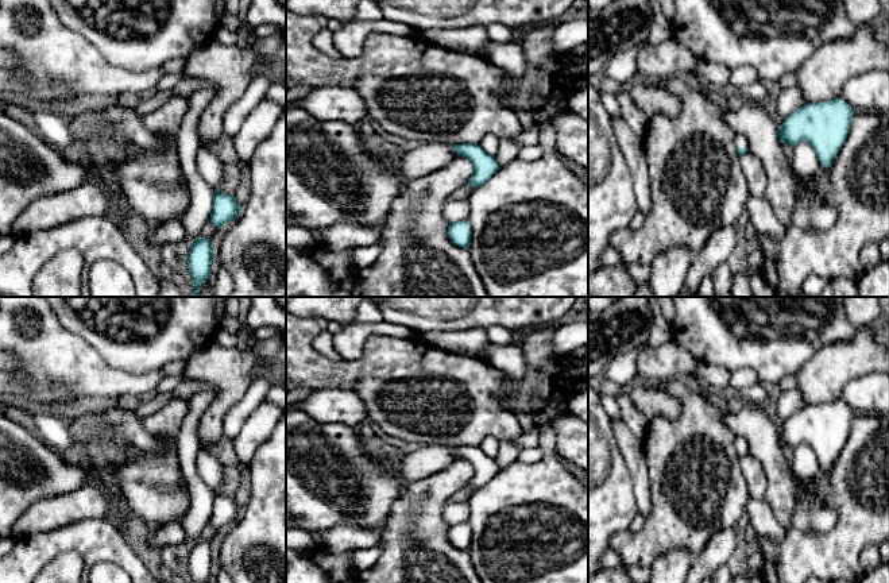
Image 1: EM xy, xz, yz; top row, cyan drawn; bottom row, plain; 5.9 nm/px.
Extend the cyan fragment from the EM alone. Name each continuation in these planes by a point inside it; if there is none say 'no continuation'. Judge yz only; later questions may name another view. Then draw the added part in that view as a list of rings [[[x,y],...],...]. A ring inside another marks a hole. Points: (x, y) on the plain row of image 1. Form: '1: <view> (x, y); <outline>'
1: yz (739, 441); [[[735,436],[734,444],[735,444],[737,449],[746,449],[746,451],[749,451],[745,439],[741,437],[741,436]]]

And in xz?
no continuation

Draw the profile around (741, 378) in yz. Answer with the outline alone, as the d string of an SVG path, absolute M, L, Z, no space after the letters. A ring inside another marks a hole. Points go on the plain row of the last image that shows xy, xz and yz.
M745 367L731 372L728 393L738 393L741 389L758 383L757 372Z

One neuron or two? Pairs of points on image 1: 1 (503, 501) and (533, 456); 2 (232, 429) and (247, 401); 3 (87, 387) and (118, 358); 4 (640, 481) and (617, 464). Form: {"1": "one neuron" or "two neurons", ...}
{"1": "two neurons", "2": "one neuron", "3": "two neurons", "4": "two neurons"}

